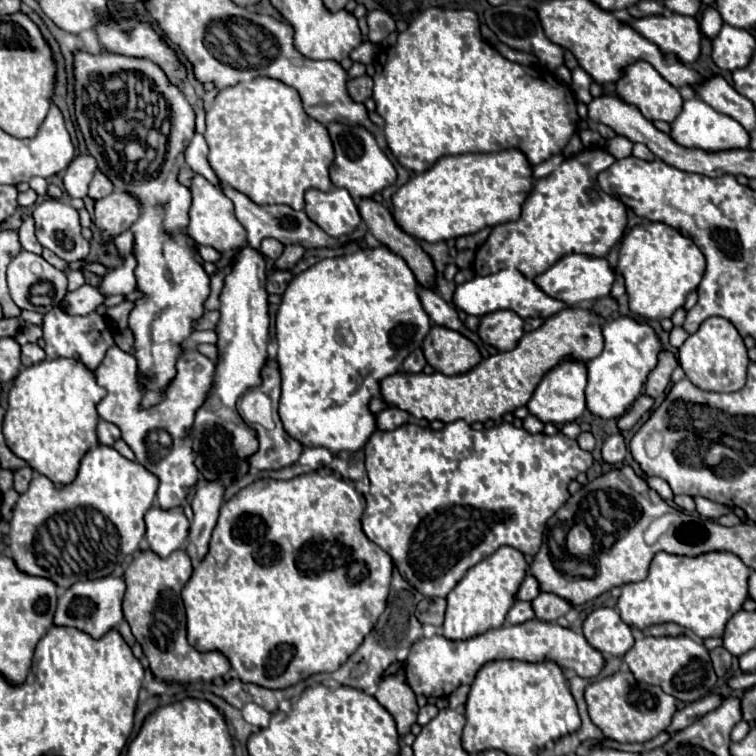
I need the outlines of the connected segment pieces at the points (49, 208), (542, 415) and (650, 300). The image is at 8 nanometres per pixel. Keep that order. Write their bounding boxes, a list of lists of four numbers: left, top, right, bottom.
[[33,198,89,262],[527,360,587,424],[617,222,705,320]]

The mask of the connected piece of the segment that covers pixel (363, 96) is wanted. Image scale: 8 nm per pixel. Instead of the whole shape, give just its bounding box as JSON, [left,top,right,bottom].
[347,74,373,102]

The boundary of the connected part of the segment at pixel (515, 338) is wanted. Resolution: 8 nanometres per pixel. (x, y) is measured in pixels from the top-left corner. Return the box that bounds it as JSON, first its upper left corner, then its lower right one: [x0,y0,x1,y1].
[477,310,523,352]

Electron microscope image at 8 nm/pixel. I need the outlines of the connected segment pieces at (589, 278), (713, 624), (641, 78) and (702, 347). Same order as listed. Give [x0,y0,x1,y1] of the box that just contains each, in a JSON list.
[[533,254,615,306],[617,552,751,638],[615,60,683,122],[679,318,747,392]]

